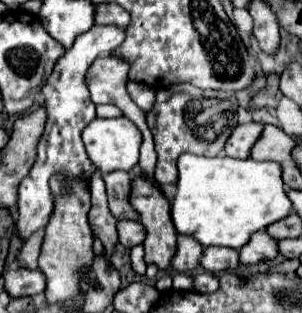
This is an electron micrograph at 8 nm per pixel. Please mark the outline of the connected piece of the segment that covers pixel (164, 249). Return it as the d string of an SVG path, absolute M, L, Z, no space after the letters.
M139 174L139 176L133 178L129 204L133 204L133 208L139 212L141 224L143 224L143 228L147 232L145 242L143 242L143 246L145 246L145 262L147 264L151 264L151 262L157 264L159 270L169 268L169 262L175 256L175 248L177 248L177 232L175 232L175 228L171 224L171 204L169 204L169 200L165 198L161 188L153 180L149 180L143 174Z

